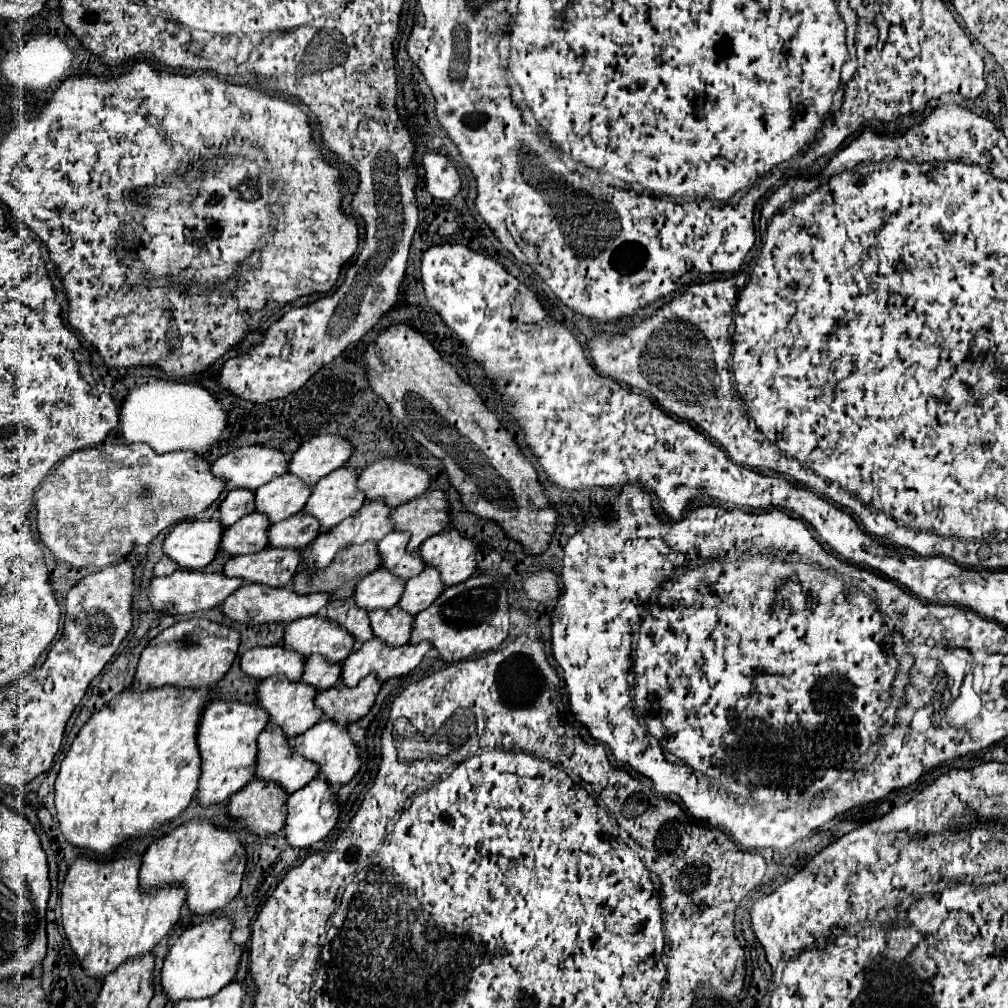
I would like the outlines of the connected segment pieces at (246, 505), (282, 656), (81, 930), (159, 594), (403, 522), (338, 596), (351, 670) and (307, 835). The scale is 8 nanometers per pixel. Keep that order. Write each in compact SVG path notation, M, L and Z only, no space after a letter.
M230 490L228 496L218 506L220 524L224 528L232 526L250 512L254 512L254 492L250 490Z
M266 646L266 648L252 648L244 652L240 660L240 668L244 674L264 680L276 674L284 674L288 680L298 682L304 670L302 656L294 656L292 652L286 652L284 648Z
M124 854L106 864L80 858L70 866L62 884L62 926L66 938L84 972L96 980L104 980L128 958L140 958L154 950L180 918L184 906L182 888L144 892L138 884L138 870L140 856L134 854Z
M176 570L170 576L154 576L148 588L148 600L156 612L164 614L190 614L198 610L216 608L226 596L230 596L234 590L238 590L244 584L244 580L226 578L220 572L196 572L196 570Z
M440 490L426 492L392 510L390 520L396 532L408 532L410 540L406 550L416 550L426 538L438 534L450 524L446 496Z
M376 544L346 548L346 552L340 552L338 560L334 560L334 564L326 568L326 572L318 572L318 576L302 576L302 572L298 572L294 576L292 590L296 594L324 592L330 596L330 600L346 600L354 596L358 580L374 572L376 568L378 568Z
M372 638L342 662L340 680L348 688L354 688L368 674L376 674L380 682L406 676L422 662L424 654L430 648L432 648L430 642L422 642L414 646L404 644L402 648L386 648L382 640Z
M314 778L310 784L306 784L304 788L300 788L298 792L286 798L284 814L286 814L286 820L284 820L282 836L286 838L286 842L294 848L308 848L334 828L340 810L338 810L336 794L332 792L330 784L326 784L322 778Z

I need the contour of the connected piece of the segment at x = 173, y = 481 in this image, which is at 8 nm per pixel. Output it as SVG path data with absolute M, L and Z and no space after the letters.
M98 444L98 446L90 446L84 450L76 450L70 456L66 456L64 460L60 460L54 470L42 480L40 488L36 490L34 498L36 498L36 526L40 532L40 538L44 542L44 546L62 562L76 566L76 568L84 568L84 566L96 566L96 568L106 568L114 562L118 562L120 558L124 558L126 554L130 554L134 550L134 546L146 546L148 542L152 542L162 530L170 528L172 524L178 524L178 520L188 520L198 516L200 512L204 512L218 496L220 492L226 488L224 480L218 480L210 474L210 464L198 456L196 452L174 452L174 454L156 454L148 444Z

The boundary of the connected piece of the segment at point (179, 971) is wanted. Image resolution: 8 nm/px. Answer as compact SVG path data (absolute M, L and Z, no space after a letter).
M220 916L206 918L204 922L188 926L182 932L182 936L168 950L164 966L160 970L162 990L168 1000L180 1002L186 998L206 998L216 994L220 988L234 980L242 948L230 940L230 932L232 932L230 920Z

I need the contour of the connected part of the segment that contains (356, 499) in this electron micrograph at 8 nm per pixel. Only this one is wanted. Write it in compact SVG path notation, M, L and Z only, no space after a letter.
M338 468L330 472L312 488L304 512L314 516L324 530L334 528L356 514L364 504L364 496L356 488L356 478L358 474L354 468Z

